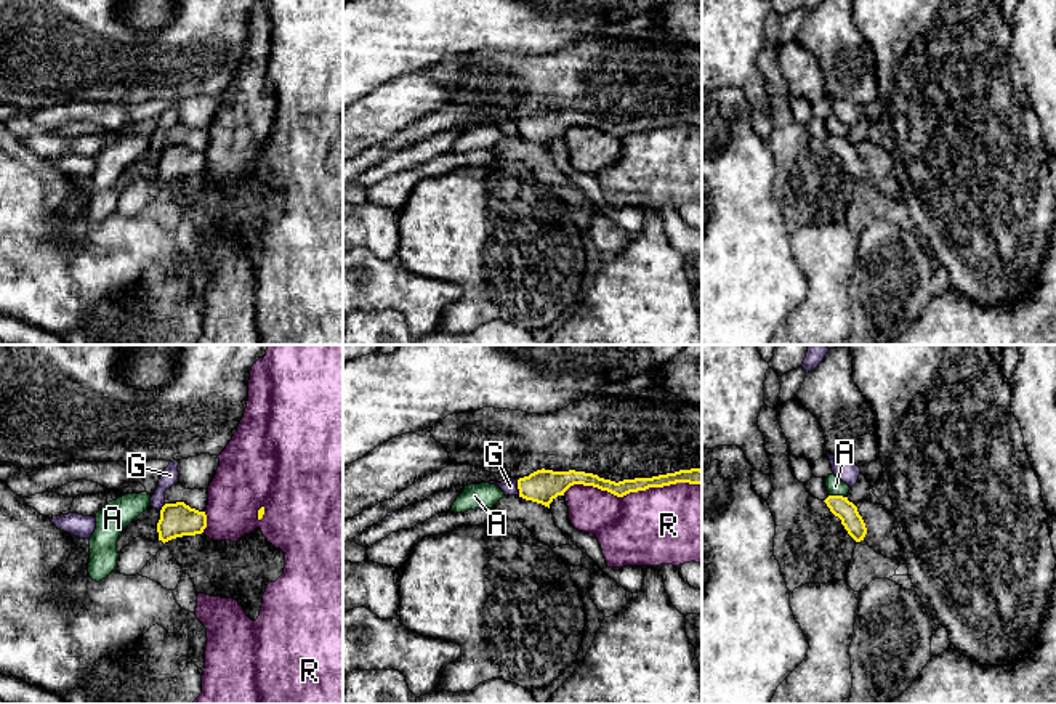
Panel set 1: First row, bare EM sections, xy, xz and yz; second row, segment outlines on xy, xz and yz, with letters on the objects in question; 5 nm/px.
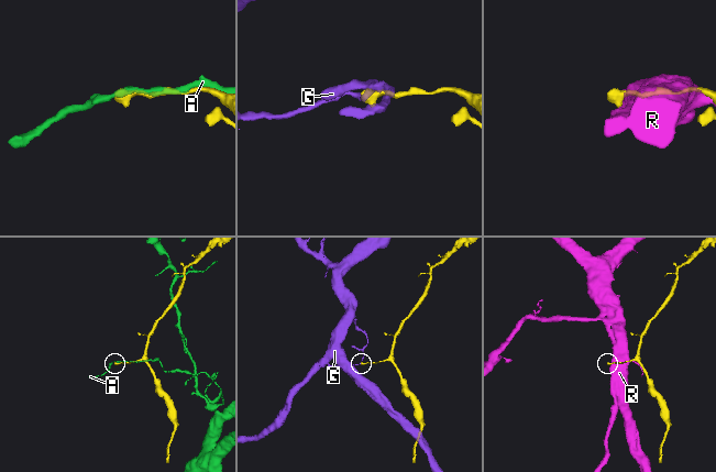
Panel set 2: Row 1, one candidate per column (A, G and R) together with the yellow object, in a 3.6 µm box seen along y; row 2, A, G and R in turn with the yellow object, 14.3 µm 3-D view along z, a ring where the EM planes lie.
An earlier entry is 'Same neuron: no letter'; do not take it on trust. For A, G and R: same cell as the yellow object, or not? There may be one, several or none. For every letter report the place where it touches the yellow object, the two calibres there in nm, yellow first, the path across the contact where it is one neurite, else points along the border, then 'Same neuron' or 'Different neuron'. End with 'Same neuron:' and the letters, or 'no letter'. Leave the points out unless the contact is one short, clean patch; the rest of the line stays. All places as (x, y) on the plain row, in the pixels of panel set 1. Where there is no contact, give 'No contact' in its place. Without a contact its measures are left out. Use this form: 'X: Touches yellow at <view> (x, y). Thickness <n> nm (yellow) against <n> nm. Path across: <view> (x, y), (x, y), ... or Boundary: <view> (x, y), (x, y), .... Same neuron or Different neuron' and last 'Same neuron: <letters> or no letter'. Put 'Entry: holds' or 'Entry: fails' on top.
Entry: holds
A: Touches yellow at yz (837, 137). Thickness 100 nm (yellow) against 90 nm. Different neuron
G: Touches yellow at xz (518, 129). Thickness 170 nm (yellow) against 80 nm. Boundary: xz (516, 121), (519, 135). Different neuron
R: Touches yellow at xz (632, 132). Thickness 80 nm (yellow) against 380 nm. Different neuron
Same neuron: no letter

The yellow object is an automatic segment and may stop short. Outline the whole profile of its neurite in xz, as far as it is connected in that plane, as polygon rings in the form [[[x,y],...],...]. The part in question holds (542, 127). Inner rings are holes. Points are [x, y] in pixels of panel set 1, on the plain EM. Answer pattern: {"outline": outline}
{"outline": [[[542,109],[529,117],[519,119],[518,130],[519,138],[550,149],[550,144],[558,136],[564,136],[564,133],[574,125],[593,127],[617,138],[623,138],[630,133],[646,131],[649,128],[663,128],[676,123],[702,125],[702,111],[679,111],[652,119],[635,119],[615,123],[585,112],[553,112]]]}

